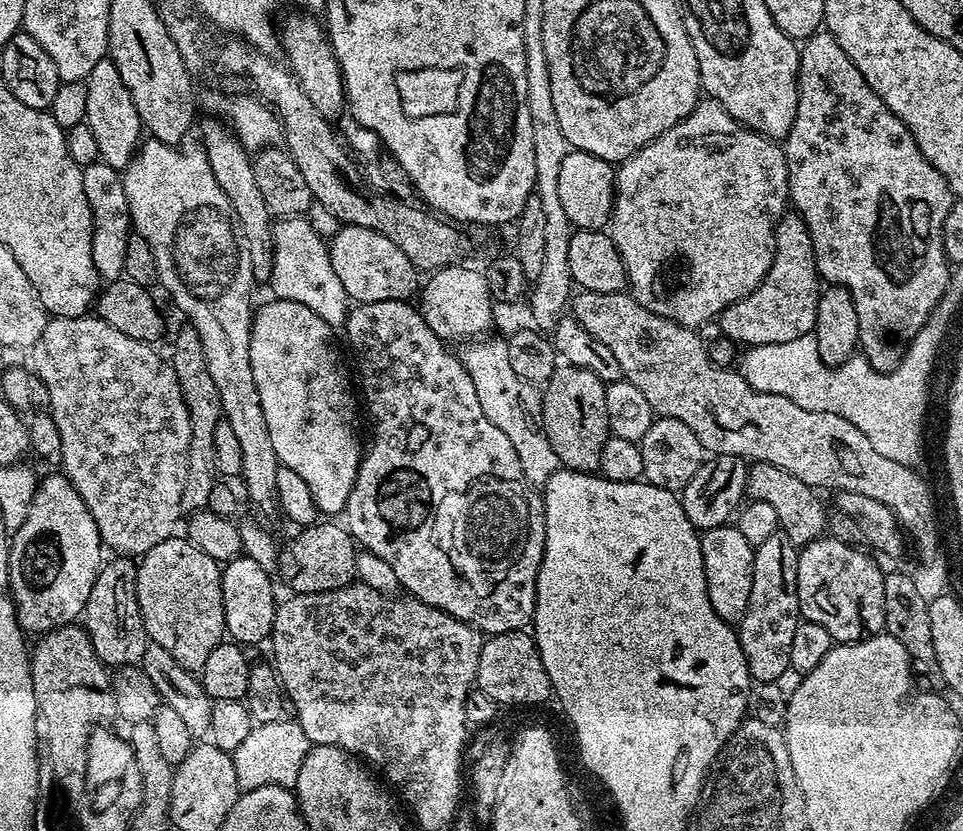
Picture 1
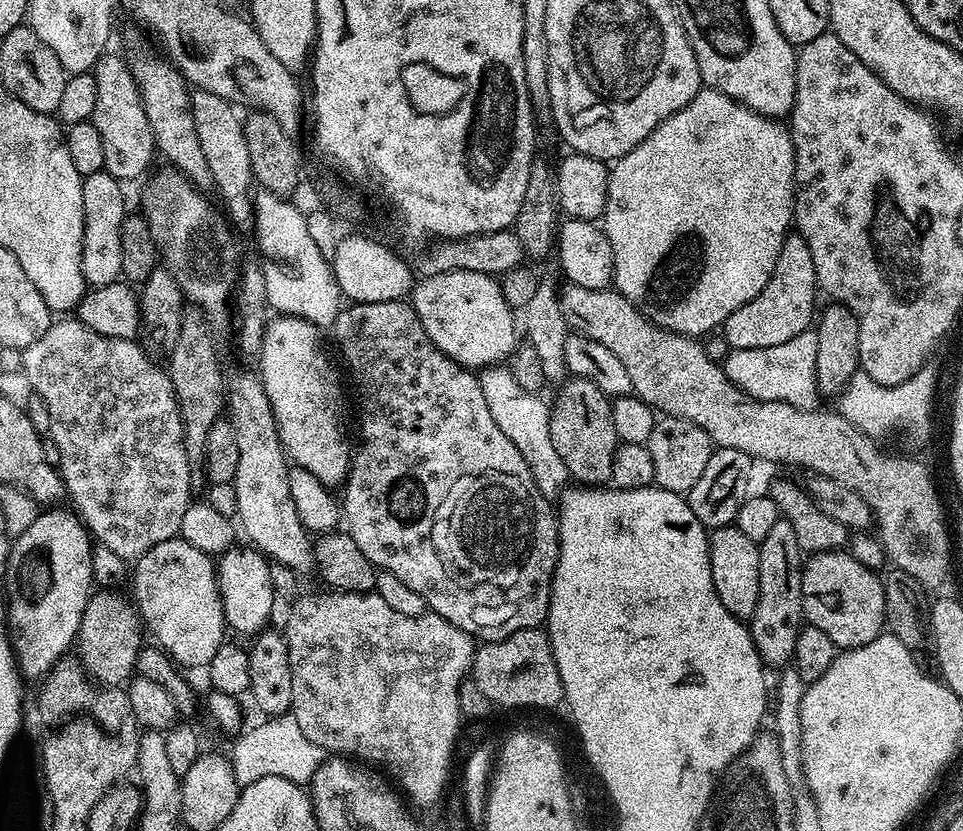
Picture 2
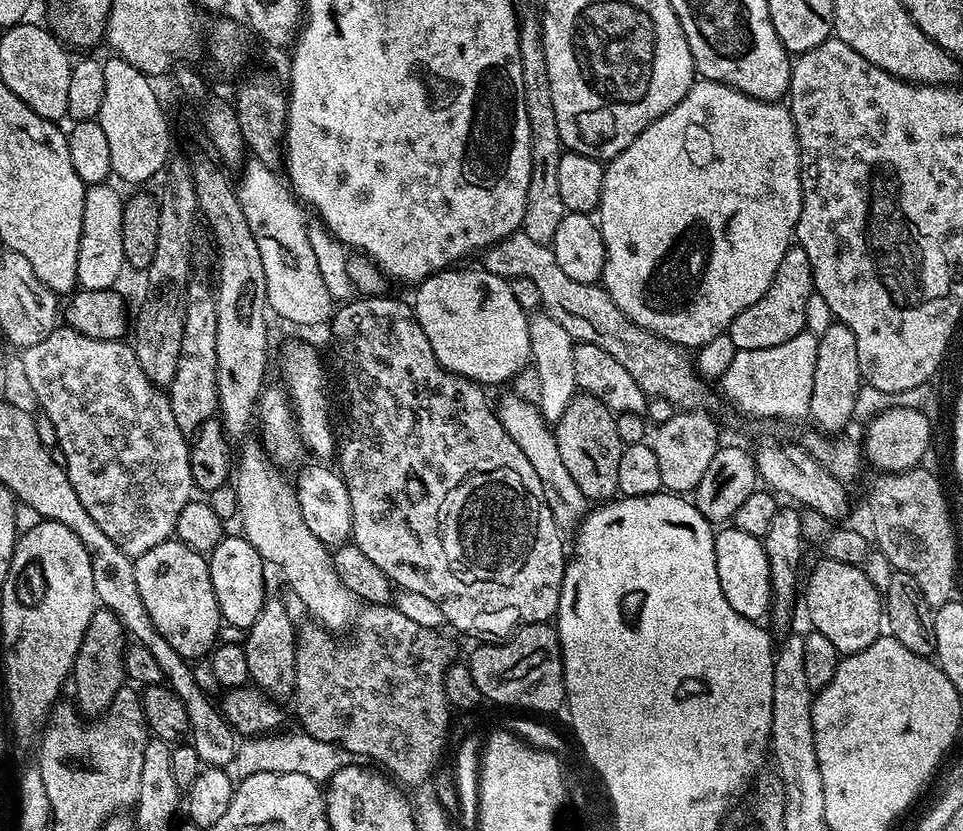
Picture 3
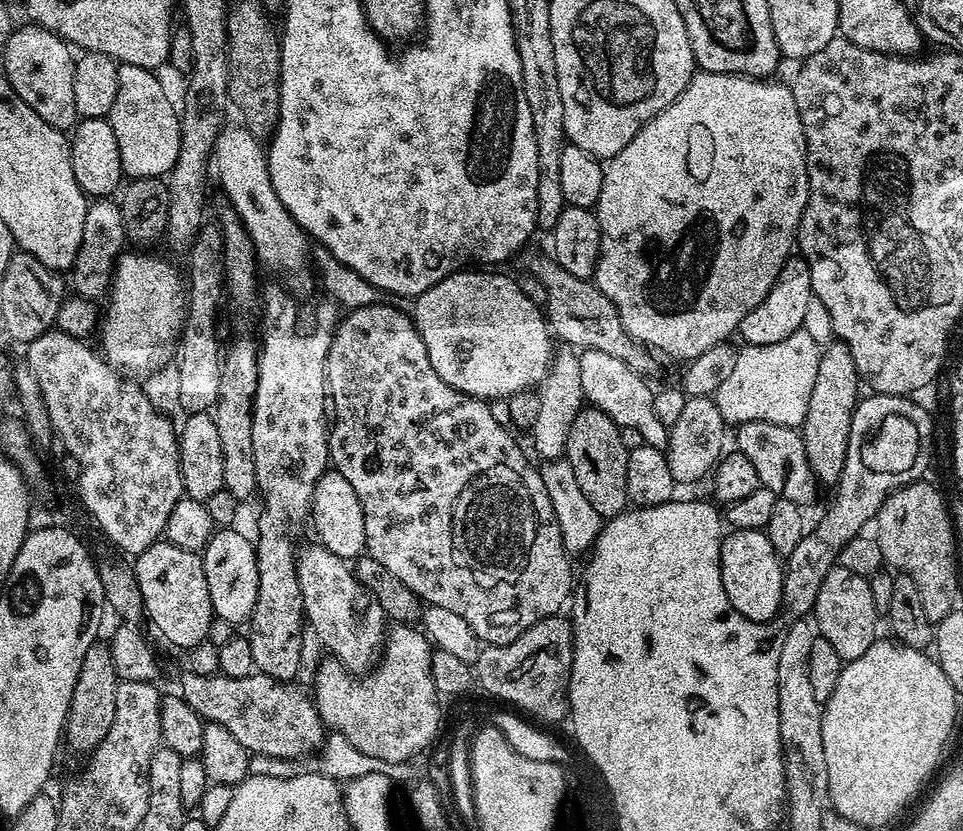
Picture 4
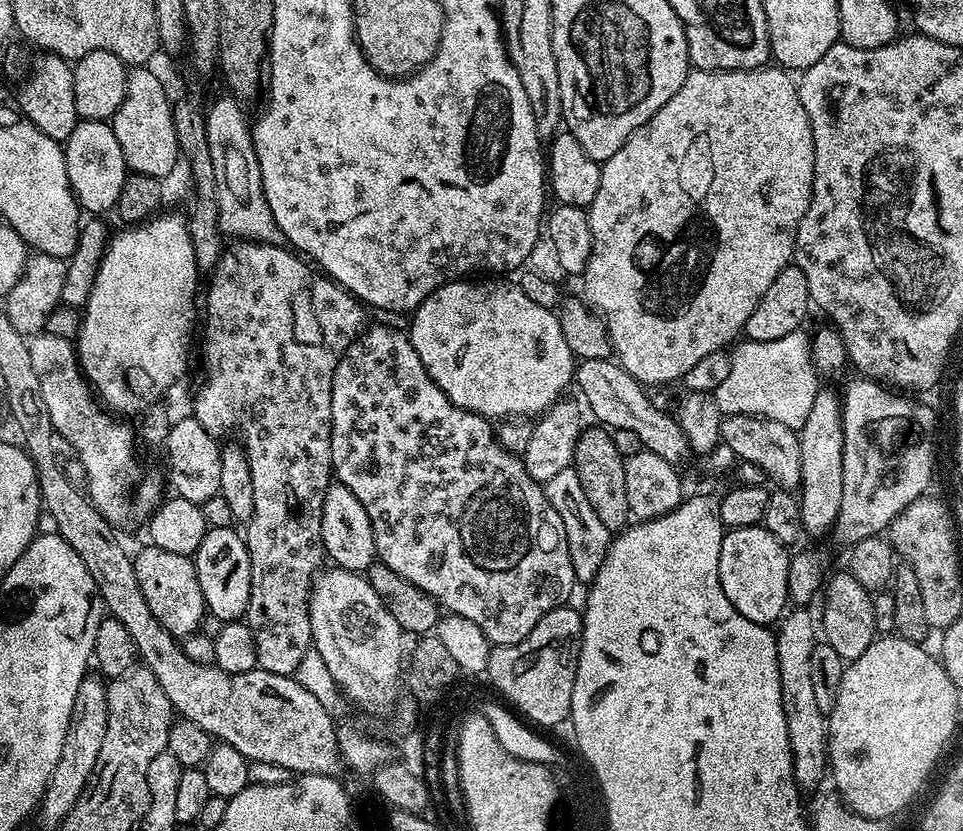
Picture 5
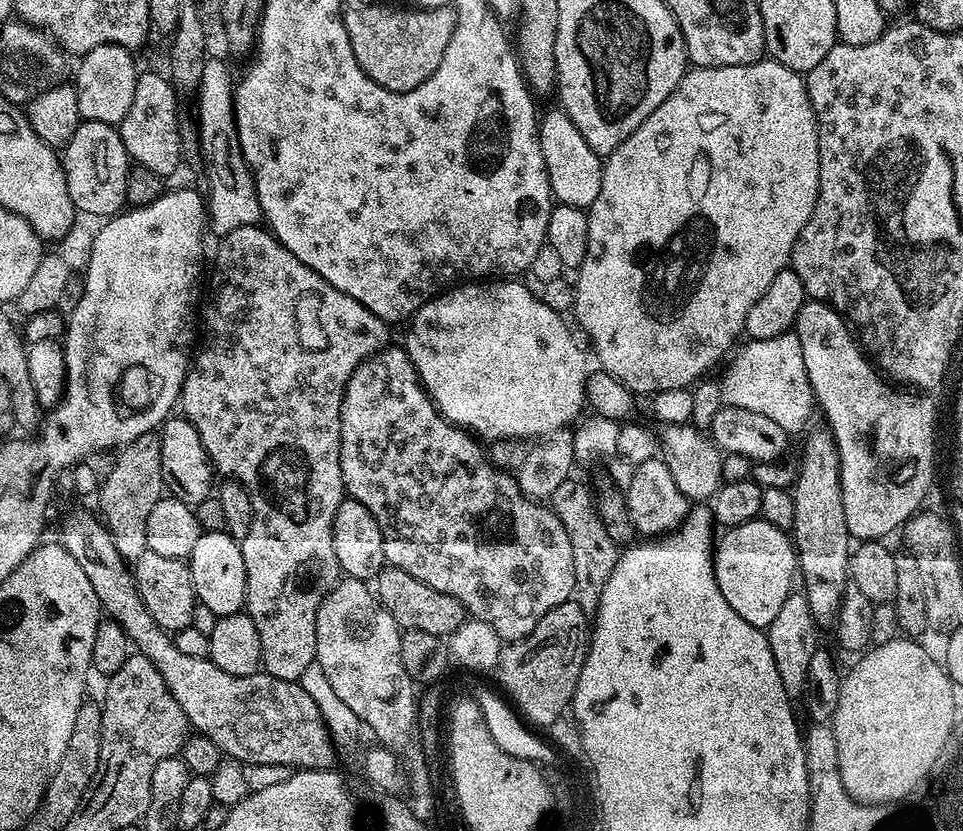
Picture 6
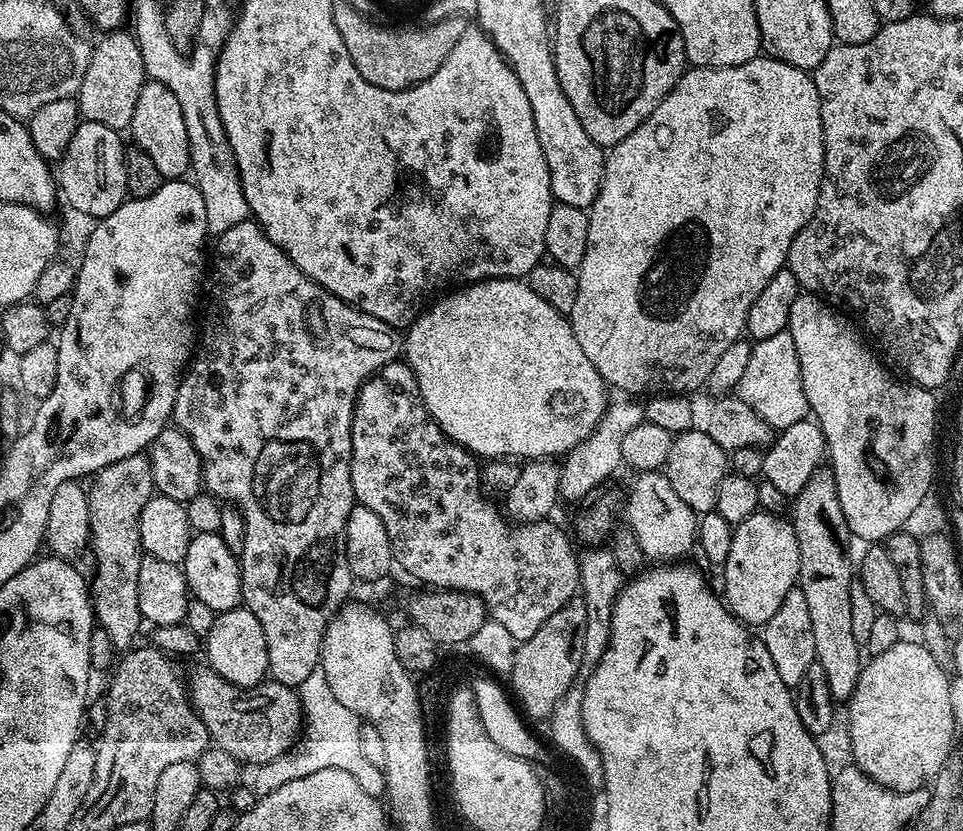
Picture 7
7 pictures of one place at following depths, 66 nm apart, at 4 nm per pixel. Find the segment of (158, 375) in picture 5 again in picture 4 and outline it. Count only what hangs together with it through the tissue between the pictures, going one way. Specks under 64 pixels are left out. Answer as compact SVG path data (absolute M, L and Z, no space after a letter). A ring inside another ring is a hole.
M128 250L121 255L116 262L116 271L112 273L112 283L110 291L107 293L106 301L108 300L108 309L105 307L102 312L102 319L98 325L98 337L100 336L99 351L102 353L105 360L112 365L113 368L124 374L132 374L128 372L147 373L149 370L163 368L173 359L174 349L178 344L178 333L184 329L184 313L186 311L186 284L182 279L182 272L175 268L168 260L163 260L160 256L147 256L147 251L144 250Z

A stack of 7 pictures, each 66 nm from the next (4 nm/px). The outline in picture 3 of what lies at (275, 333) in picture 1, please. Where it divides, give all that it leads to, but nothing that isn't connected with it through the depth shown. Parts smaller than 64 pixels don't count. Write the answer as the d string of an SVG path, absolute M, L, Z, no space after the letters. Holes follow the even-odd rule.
M292 344L284 352L284 381L292 411L296 413L296 425L304 440L304 447L317 461L328 462L337 455L338 439L332 433L332 416L328 413L328 396L324 393L324 364L320 356L308 344Z

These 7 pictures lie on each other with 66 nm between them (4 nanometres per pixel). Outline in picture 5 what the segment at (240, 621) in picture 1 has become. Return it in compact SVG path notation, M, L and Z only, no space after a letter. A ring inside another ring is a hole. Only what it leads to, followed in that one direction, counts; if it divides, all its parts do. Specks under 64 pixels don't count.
M235 527L230 528L209 528L206 535L202 538L202 546L194 553L194 563L198 574L198 586L202 586L202 598L204 599L205 609L225 622L229 620L240 620L248 611L250 602L250 554L243 535L236 533Z

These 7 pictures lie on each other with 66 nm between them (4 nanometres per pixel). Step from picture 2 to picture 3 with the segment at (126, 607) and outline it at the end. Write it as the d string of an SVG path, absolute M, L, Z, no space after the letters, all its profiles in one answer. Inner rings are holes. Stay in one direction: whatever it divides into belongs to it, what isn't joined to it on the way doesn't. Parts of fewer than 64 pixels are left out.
M98 610L86 626L82 646L72 663L70 684L76 687L75 707L84 718L99 718L107 712L114 694L125 687L124 656L126 651L126 633L122 622L107 610Z

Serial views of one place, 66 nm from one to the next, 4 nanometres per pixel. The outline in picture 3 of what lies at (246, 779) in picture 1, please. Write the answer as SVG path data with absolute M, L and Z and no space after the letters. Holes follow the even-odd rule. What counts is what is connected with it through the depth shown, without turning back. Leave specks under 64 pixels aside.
M305 732L298 734L269 734L264 737L245 739L236 749L236 757L232 763L236 768L235 775L239 779L250 774L260 773L294 773L304 774L316 783L322 784L330 780L338 769L348 762L348 754L336 744L314 739Z

